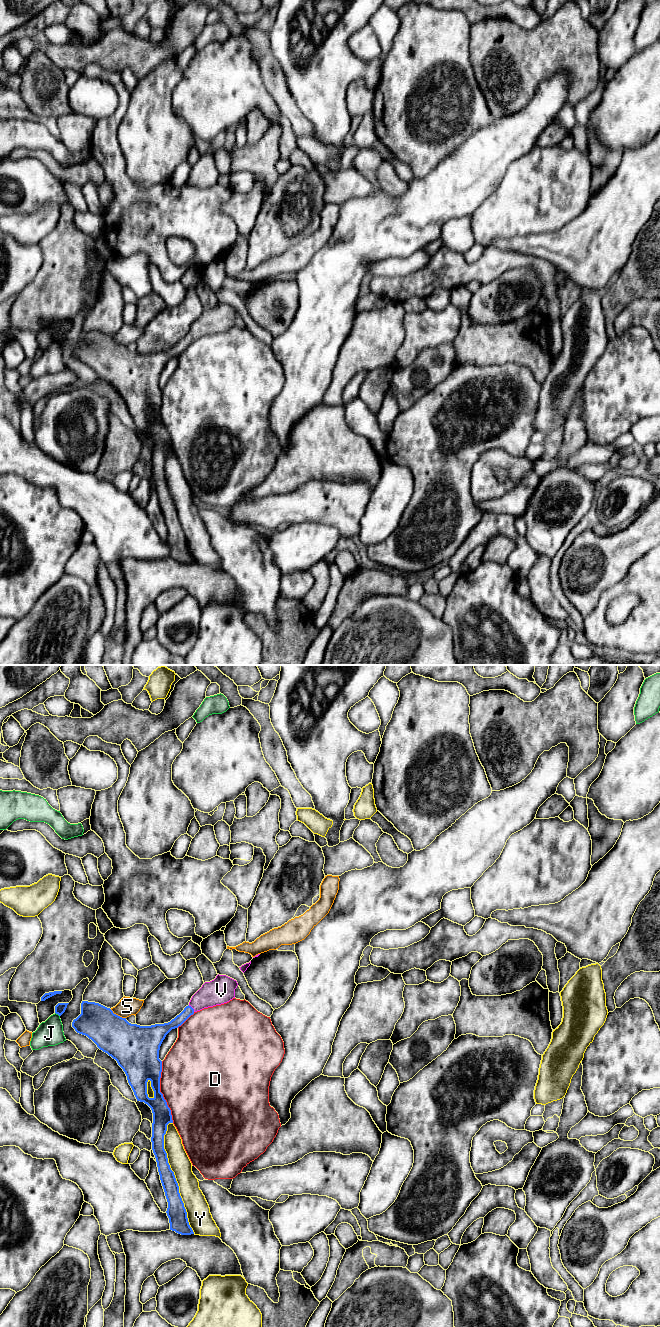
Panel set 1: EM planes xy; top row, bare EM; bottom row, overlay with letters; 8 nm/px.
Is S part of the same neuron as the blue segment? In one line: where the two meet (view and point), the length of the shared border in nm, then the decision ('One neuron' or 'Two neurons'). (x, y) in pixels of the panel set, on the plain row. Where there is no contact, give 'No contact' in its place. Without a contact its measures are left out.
Touches blue at xy (117, 343). Shared border 150 nm. Two neurons

